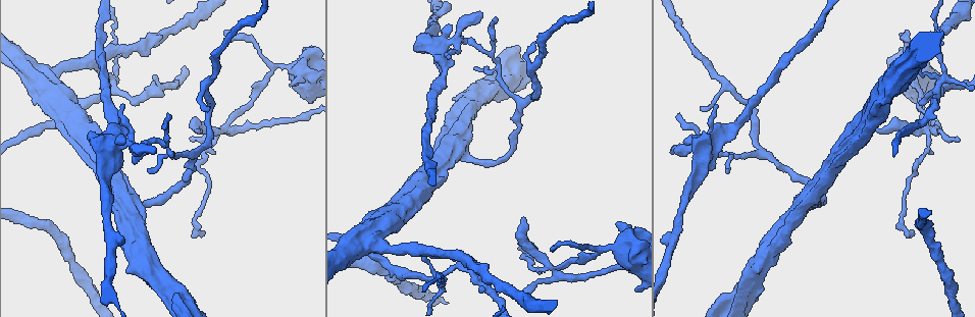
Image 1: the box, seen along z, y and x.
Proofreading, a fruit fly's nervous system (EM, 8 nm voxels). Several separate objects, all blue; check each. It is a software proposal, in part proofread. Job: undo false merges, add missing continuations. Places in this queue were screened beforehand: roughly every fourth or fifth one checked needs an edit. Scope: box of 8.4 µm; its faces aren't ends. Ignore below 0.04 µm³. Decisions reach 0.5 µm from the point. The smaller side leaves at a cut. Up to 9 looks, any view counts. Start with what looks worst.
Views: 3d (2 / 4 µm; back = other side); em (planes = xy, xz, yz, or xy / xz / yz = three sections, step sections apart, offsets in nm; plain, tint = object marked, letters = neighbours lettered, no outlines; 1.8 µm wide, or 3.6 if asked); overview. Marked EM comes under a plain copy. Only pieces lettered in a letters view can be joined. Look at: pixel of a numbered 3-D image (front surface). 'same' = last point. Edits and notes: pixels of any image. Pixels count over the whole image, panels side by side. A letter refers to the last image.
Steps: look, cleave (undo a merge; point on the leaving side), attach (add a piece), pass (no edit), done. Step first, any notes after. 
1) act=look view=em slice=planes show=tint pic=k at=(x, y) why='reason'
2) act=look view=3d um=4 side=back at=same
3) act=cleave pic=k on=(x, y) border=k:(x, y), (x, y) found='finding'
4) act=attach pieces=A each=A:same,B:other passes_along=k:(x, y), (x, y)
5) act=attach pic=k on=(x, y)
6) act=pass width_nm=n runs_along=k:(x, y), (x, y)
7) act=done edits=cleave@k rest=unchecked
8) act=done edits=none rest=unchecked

act=look view=em slice=planes show=letters pic=1 at=(557, 267)

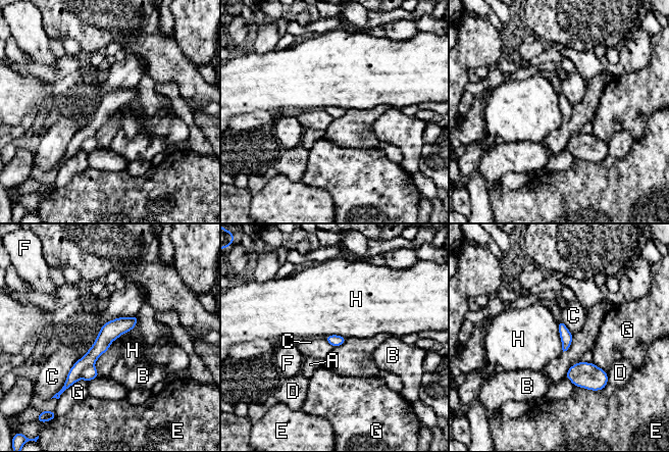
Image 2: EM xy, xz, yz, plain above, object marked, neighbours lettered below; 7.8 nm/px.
act=cleave pic=2 on=(90, 372) each=A:other,B:other,C:other,D:other,E:other,F:other,G:other,H:other found='a second neuron is stuck on'

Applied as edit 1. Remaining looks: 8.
act=look view=overview why='redraw'

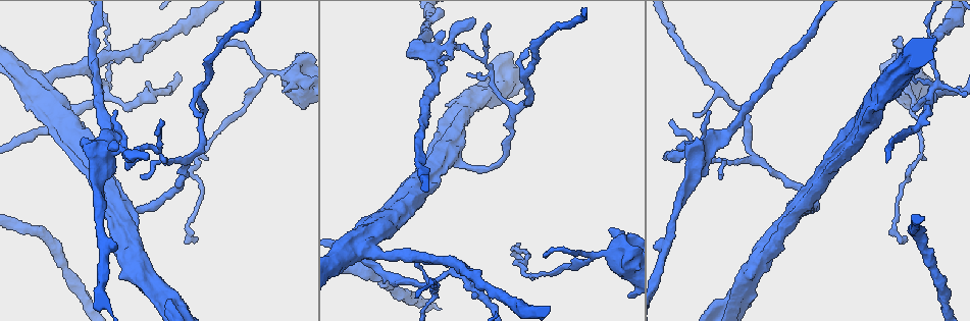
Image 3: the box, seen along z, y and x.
act=look view=3d um=2 pic=3 at=(905, 238) why='thin end'

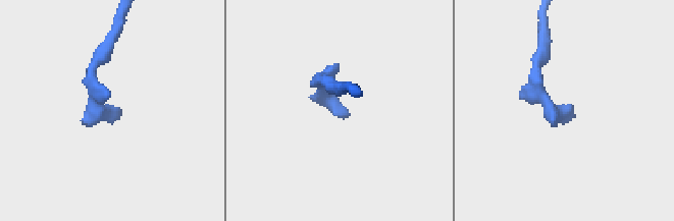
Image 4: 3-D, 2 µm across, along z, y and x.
act=look view=em slice=planes show=letters pic=4 at=(573, 115)

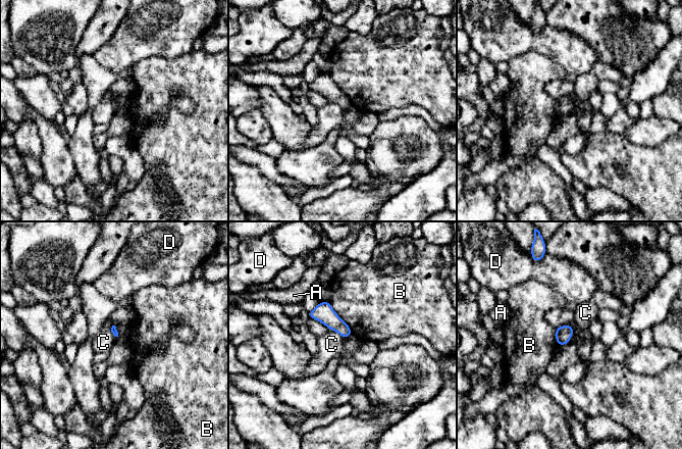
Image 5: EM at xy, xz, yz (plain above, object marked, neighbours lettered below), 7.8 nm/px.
act=pass each=A:other,B:other,C:other,D:other border=5:(328, 328), (337, 332), (344, 338) found='no lettered piece goes on from it'

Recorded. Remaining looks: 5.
act=look view=3d um=4 pic=3 at=(105, 96) why='looks like a crossing'

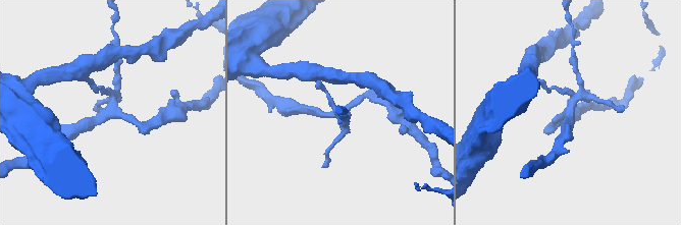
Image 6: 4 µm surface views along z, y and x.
act=look view=em slice=planes show=tint pic=6 at=(568, 109) why='need the tissue'

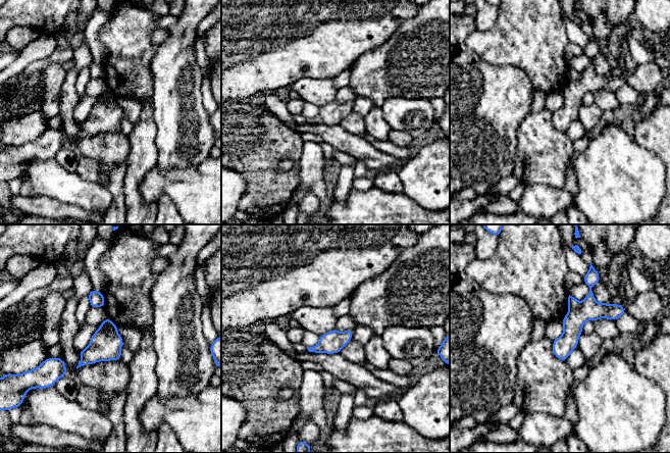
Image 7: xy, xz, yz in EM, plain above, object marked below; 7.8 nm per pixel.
act=look view=em slice=planes show=letters at=same why='see the neighbours'

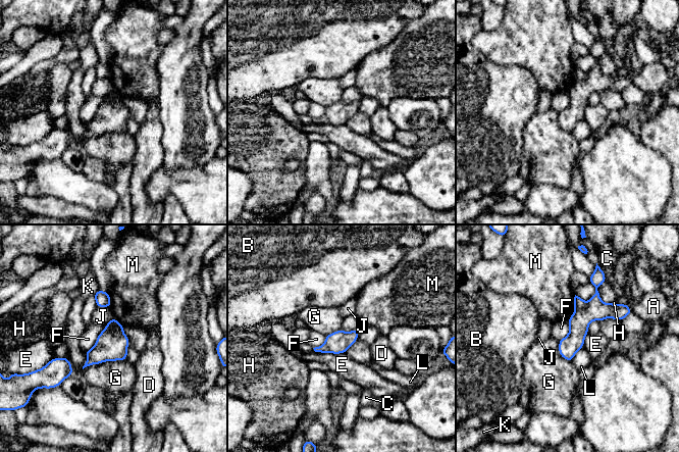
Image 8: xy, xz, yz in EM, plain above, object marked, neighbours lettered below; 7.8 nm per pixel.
act=cleave pic=8 on=(595, 309) each=A:other,B:other,C:other,D:other,E:other,F:other,G:other,H:other,J:other,K:other,L:other,M:other border=8:(586, 303), (583, 307), (575, 309) found='two neurons meet here'

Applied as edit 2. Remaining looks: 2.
act=look view=3d um=2 pic=3 at=(110, 149) why='sharp bend'

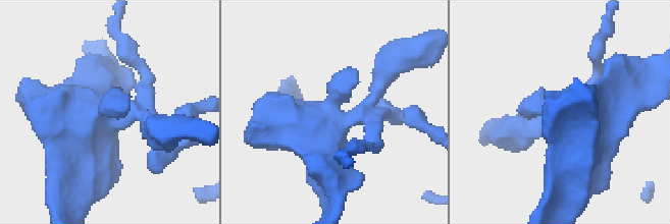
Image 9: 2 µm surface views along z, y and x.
act=look view=em slice=planes show=letters pic=9 at=(95, 109)

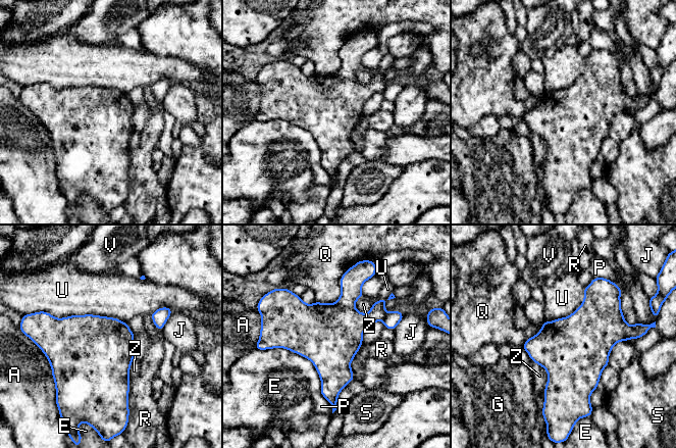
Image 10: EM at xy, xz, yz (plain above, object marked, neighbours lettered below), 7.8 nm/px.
act=cleave pic=10 on=(355, 322) each=A:other,E:other,G:other,J:other,P:other,Q:other,R:other,S:other,U:other,V:other,Z:other border=10:(386, 313), (382, 320) found='a second neuron is stuck on'

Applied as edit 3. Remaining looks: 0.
act=done edits=cleave@2,cleave@8,cleave@10 rest=unchecked

